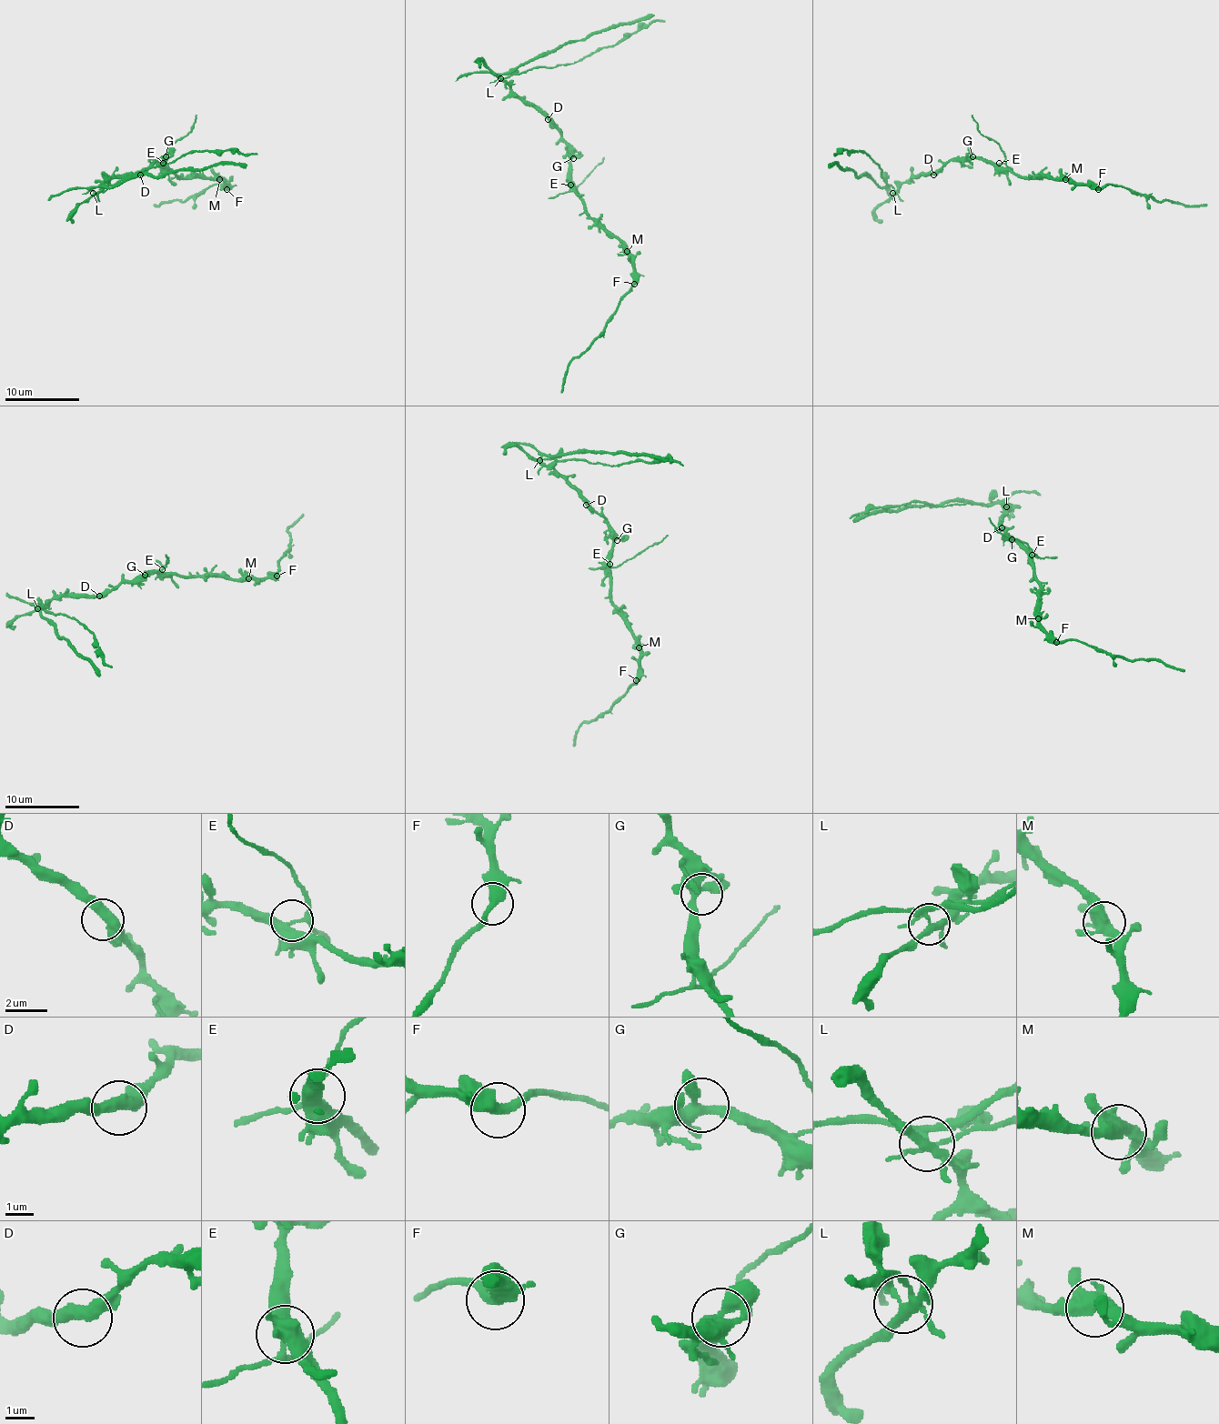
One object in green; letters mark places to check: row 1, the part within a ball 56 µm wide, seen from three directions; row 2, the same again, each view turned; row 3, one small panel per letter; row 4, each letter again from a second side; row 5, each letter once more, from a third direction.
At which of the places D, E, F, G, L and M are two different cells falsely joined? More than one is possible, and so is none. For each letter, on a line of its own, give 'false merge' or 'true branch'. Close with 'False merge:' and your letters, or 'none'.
D: true branch
E: false merge
F: false merge
G: true branch
L: false merge
M: true branch
False merge: E, F, L

